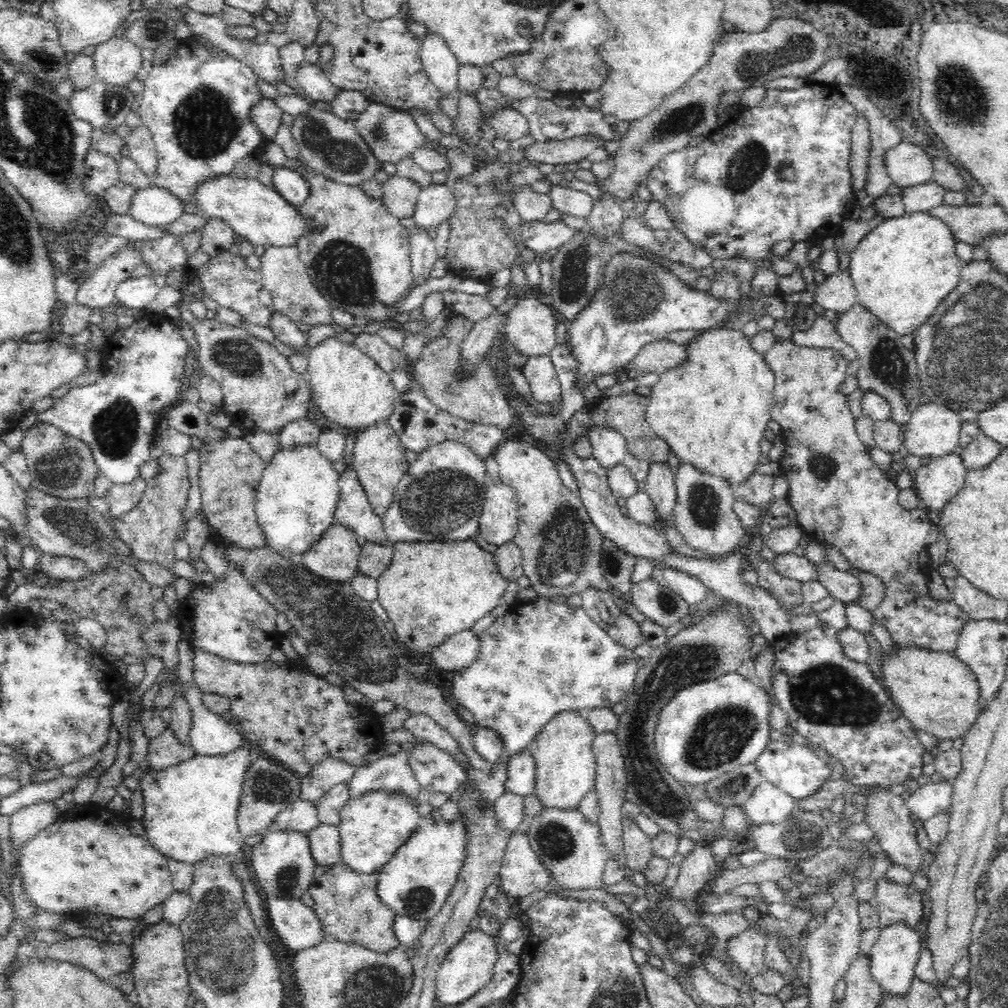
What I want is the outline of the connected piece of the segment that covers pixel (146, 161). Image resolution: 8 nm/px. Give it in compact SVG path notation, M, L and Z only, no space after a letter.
M143 125L131 130L126 139L130 158L148 176L157 172L159 157L151 132Z

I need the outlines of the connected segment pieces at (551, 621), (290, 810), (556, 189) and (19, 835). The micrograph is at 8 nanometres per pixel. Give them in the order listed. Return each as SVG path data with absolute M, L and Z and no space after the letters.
M542 597L511 606L478 639L478 656L472 664L456 671L452 682L454 702L474 714L474 727L489 728L503 744L498 762L493 765L490 774L486 774L482 781L473 783L475 800L481 802L481 809L478 807L477 810L488 812L493 810L496 800L507 791L512 756L525 751L545 724L564 712L580 713L580 717L586 721L590 712L596 708L612 709L620 700L626 700L633 690L639 666L634 650L619 646L610 638L607 630L592 620L582 605L576 608Z
M298 799L292 804L287 804L274 818L273 823L258 834L243 837L246 846L262 844L268 832L285 830L286 832L309 833L319 825L317 808L314 802Z
M554 184L548 192L552 209L558 210L563 217L587 218L593 208L595 200L586 192L573 190L570 186Z
M42 799L12 812L9 826L12 850L18 844L29 841L39 830L52 824L59 818L59 814L60 810L54 804L54 799Z

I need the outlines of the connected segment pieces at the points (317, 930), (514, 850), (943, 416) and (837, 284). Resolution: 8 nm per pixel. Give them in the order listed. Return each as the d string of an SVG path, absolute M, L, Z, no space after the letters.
M268 894L266 896L266 914L270 918L271 931L282 940L282 944L294 952L317 945L324 938L323 926L315 914L314 908L302 904L299 898L279 897Z
M527 833L512 835L499 868L500 892L515 904L523 896L546 888L550 882L549 872L531 847Z
M934 402L922 404L912 415L910 422L904 425L903 452L931 458L952 454L959 445L962 426L963 420L957 411Z
M838 269L827 276L825 282L818 285L814 301L826 310L837 312L838 315L844 314L854 304L859 303L850 272Z

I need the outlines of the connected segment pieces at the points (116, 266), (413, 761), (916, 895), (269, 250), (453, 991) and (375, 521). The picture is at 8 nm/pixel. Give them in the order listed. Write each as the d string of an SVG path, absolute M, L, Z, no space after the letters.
M130 248L118 252L113 259L106 260L81 282L76 303L98 310L108 308L116 298L116 290L121 283L128 281L134 268L138 266L135 252Z
M422 739L411 744L408 763L426 794L442 792L450 796L467 780L465 770L451 754Z
M883 877L877 881L875 892L876 910L880 917L878 930L882 931L892 924L903 924L912 930L920 928L920 922L924 918L924 896L915 885L895 883Z
M266 247L260 262L258 270L262 273L263 287L268 288L272 294L274 310L297 324L332 324L331 306L310 279L306 265L300 260L298 248Z
M482 929L470 930L462 942L459 942L442 962L436 976L437 1001L444 1007L457 1007L465 1003L490 982L495 962L499 959L495 938Z
M347 467L339 478L340 500L334 522L344 525L366 543L389 542L383 518L374 513L367 494L358 480L355 469Z

